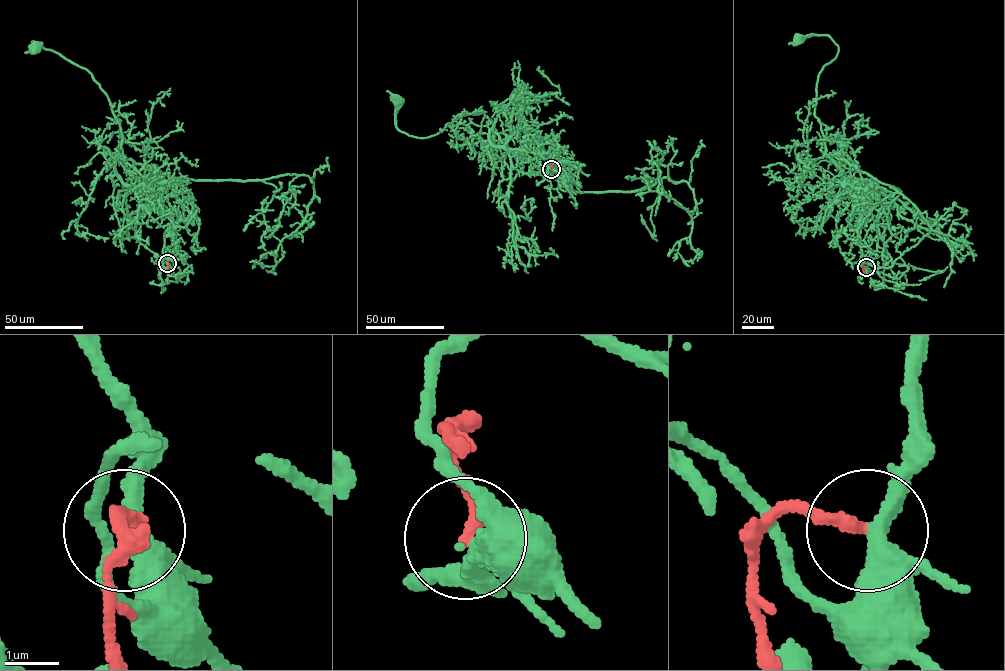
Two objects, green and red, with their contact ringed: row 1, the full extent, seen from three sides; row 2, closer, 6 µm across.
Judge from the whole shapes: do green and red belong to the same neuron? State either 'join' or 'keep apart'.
keep apart

